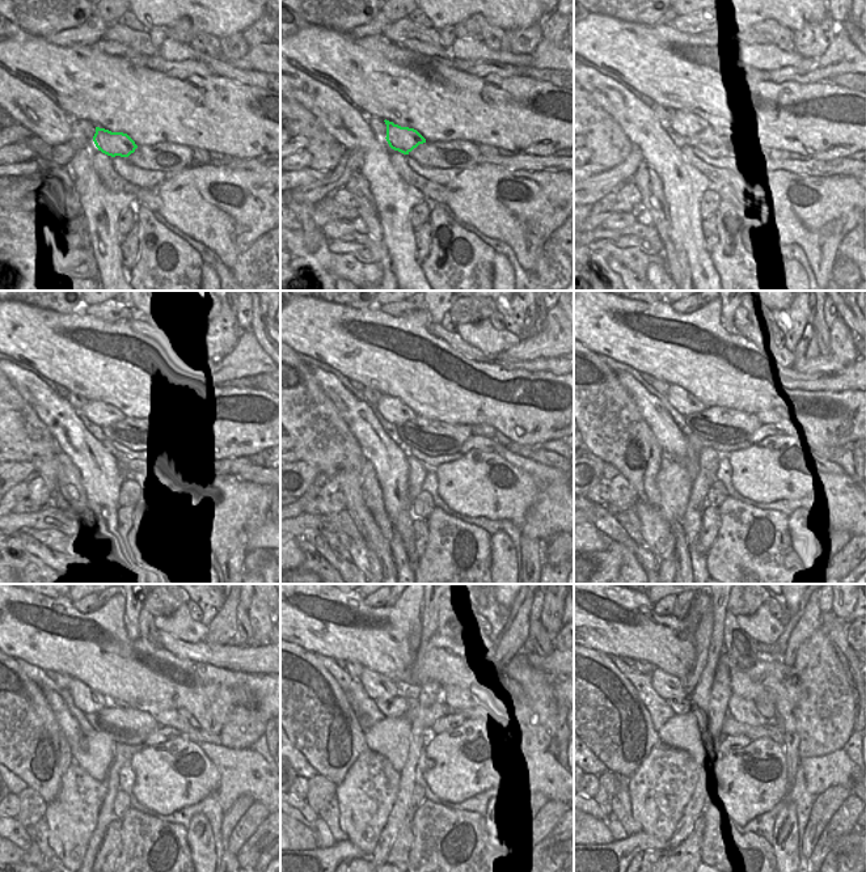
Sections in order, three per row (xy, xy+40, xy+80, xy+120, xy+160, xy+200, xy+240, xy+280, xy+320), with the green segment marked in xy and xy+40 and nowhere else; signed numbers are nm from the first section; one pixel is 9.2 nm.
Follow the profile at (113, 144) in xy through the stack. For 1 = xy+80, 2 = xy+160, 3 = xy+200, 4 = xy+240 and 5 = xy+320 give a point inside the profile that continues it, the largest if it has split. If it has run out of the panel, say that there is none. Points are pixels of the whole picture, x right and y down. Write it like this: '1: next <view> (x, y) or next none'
1: next xy+80 (693, 128)
2: next xy+160 (393, 410)
3: next xy+200 (679, 399)
4: next xy+240 (93, 699)
5: next xy+320 (668, 686)

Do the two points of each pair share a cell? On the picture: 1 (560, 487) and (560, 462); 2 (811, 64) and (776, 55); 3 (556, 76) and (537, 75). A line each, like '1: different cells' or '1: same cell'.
1: different cells
2: same cell
3: same cell

